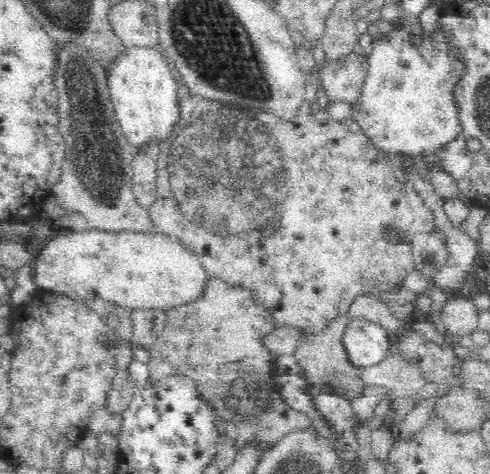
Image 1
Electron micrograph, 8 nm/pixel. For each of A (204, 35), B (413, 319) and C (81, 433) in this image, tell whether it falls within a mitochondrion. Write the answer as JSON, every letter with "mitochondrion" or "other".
{"A":"mitochondrion","B":"other","C":"other"}

